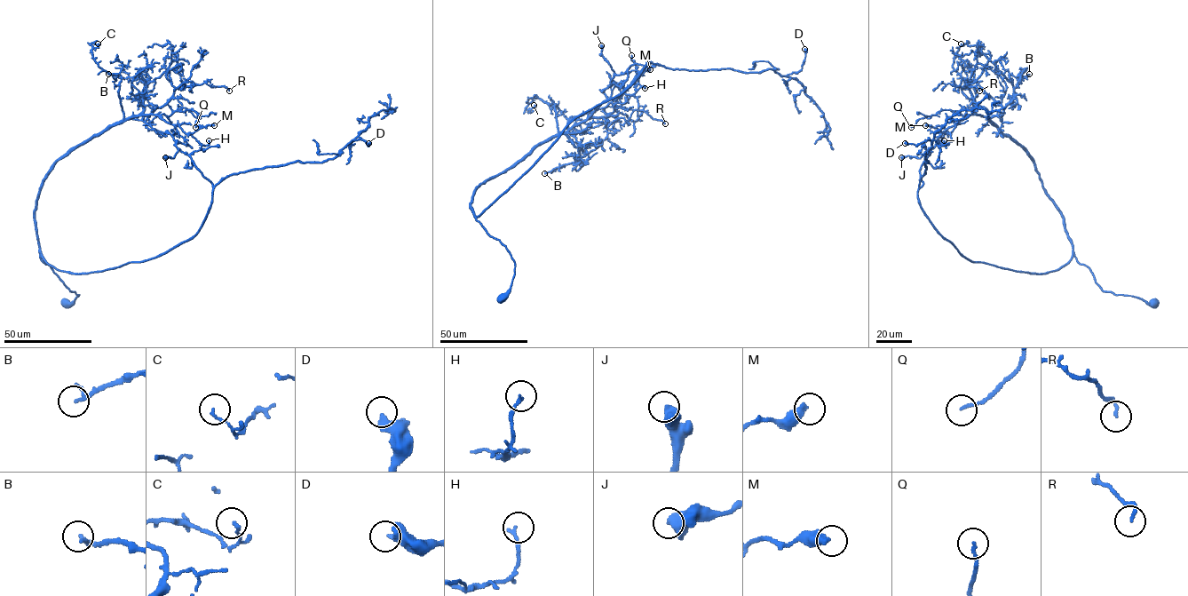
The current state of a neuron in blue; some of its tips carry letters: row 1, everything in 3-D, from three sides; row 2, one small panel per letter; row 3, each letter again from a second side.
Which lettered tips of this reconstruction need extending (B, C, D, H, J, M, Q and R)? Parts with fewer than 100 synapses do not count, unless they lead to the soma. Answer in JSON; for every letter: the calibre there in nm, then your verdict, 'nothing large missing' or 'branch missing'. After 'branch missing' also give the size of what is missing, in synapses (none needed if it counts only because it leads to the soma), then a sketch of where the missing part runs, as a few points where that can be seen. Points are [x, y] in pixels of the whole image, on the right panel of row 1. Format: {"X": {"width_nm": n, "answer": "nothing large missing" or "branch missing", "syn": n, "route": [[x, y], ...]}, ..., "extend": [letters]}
{"B": {"width_nm": 200, "answer": "nothing large missing"}, "C": {"width_nm": 120, "answer": "nothing large missing"}, "D": {"width_nm": 360, "answer": "nothing large missing"}, "H": {"width_nm": 160, "answer": "nothing large missing"}, "J": {"width_nm": 550, "answer": "nothing large missing"}, "M": {"width_nm": 420, "answer": "nothing large missing"}, "Q": {"width_nm": 130, "answer": "nothing large missing"}, "R": {"width_nm": 130, "answer": "nothing large missing"}, "extend": []}

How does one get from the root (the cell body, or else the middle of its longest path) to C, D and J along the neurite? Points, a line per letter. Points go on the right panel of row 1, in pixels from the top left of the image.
C: (1152, 303), (1104, 291), (1077, 260), (1034, 162), (962, 91), (961, 75), (952, 67), (961, 43)
D: (1152, 303), (1104, 291), (1073, 252), (1040, 274), (966, 258), (918, 197), (931, 141), (905, 143)
J: (1152, 303), (1104, 291), (1073, 252), (1040, 274), (972, 262), (921, 206), (919, 170), (930, 151), (901, 157)

